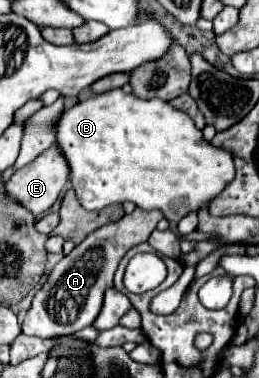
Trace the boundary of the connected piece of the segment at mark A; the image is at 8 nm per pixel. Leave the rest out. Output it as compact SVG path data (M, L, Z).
M137 207L133 213L125 215L123 219L109 223L107 227L101 227L99 231L87 235L83 243L79 243L69 255L65 255L53 267L47 281L33 297L31 309L27 311L23 321L23 333L33 337L59 337L59 335L71 335L73 331L91 325L101 311L105 289L113 287L113 273L119 261L131 247L147 241L151 231L157 227L161 219L163 213L159 209L141 211Z

